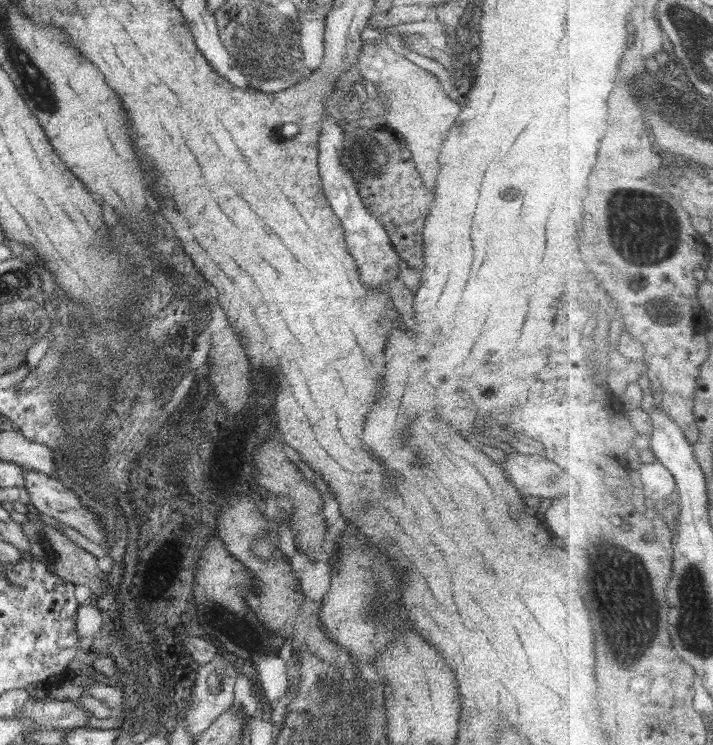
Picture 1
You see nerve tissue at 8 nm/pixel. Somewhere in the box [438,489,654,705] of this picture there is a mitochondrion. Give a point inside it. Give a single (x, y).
(616, 578)

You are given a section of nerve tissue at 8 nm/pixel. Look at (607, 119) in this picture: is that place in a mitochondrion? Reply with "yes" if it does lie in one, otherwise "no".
no

